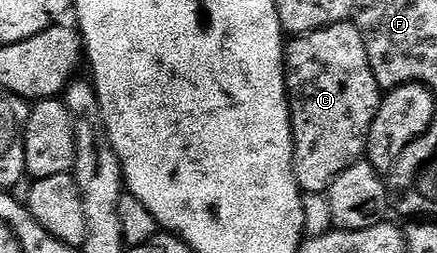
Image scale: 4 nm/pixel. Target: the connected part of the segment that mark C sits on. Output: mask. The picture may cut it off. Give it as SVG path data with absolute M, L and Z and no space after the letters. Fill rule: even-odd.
M354 20L292 36L285 45L283 74L287 80L287 103L291 106L291 135L295 138L295 178L303 193L326 193L341 171L353 167L366 154L367 136L381 100L365 39Z

